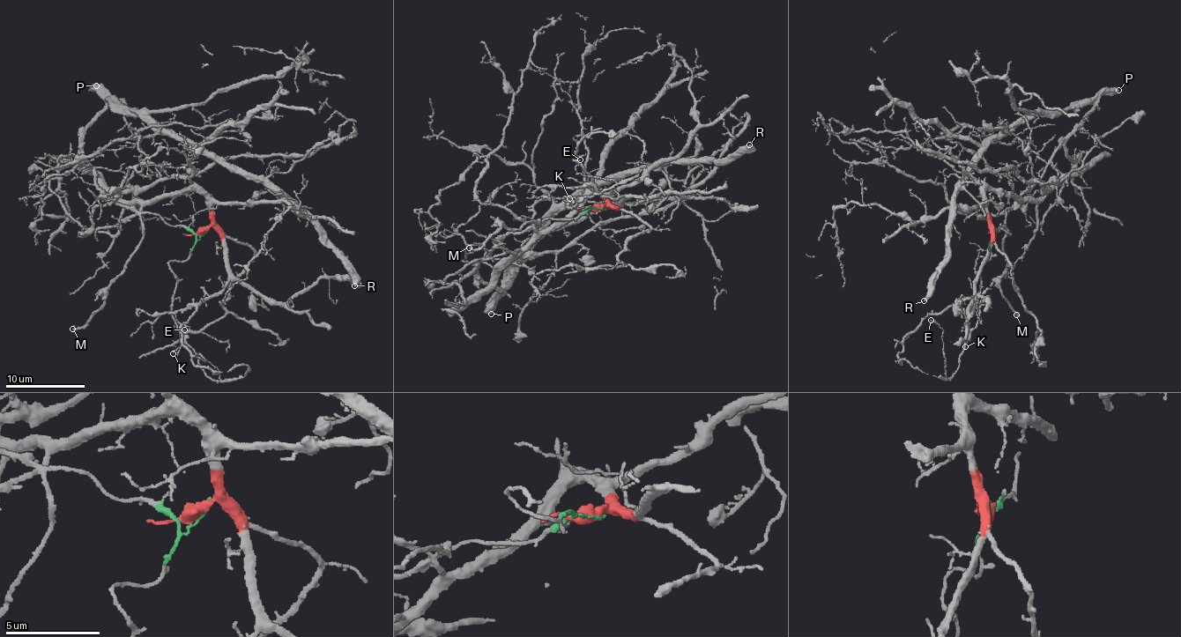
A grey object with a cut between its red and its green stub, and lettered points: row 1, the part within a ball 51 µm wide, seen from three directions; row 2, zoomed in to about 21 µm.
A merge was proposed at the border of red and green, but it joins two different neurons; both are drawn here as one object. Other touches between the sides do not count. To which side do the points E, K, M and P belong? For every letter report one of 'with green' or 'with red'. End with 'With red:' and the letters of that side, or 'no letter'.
E: with green
K: with green
M: with green
P: with green
With red: no letter

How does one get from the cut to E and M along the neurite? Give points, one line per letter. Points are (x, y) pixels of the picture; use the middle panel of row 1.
E: (599, 209), (582, 211), (563, 199), (572, 200), (572, 207), (616, 179), (576, 173), (580, 159)
M: (599, 209), (571, 219), (538, 219), (538, 224), (510, 230), (504, 225), (477, 248), (470, 247)

